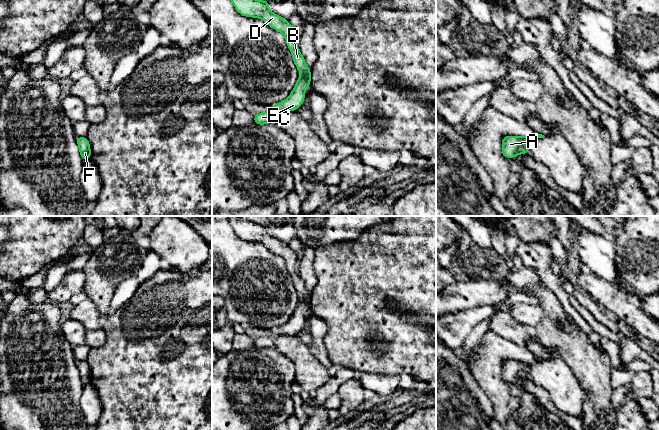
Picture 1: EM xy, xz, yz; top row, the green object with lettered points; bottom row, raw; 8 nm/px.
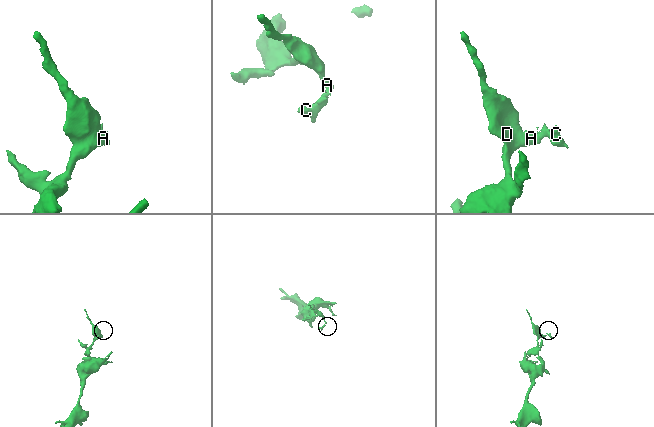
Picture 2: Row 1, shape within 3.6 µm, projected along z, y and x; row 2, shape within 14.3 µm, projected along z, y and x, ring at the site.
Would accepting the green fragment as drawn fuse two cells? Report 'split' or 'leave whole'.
split

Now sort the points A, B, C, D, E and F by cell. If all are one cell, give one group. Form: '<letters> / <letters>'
A B D F / C E

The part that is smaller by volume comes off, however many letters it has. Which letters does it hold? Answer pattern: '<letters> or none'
C, E

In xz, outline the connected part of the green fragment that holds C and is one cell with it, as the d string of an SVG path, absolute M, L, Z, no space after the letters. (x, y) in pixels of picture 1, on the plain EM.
M300 300L289 321L280 327L275 327L269 336L253 339L254 348L263 349L275 346L277 335L296 335L305 324L305 313L311 310L311 305L306 300Z

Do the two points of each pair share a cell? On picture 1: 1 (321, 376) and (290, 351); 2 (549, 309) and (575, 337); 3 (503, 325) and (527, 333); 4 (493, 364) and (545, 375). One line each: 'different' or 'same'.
1: same
2: same
3: same
4: different

